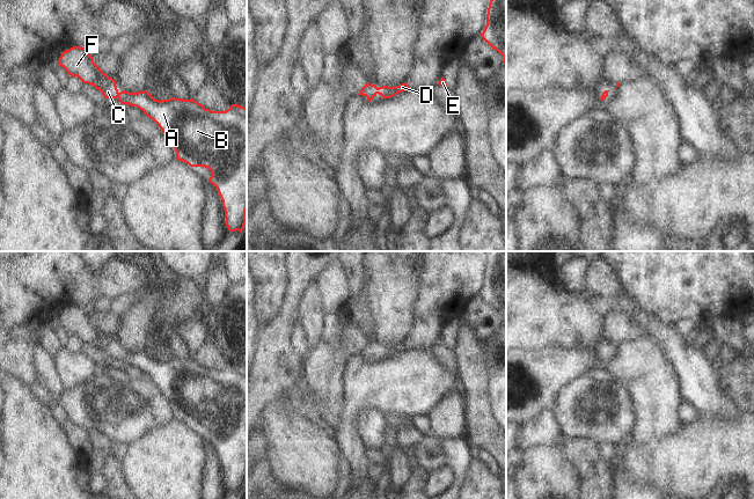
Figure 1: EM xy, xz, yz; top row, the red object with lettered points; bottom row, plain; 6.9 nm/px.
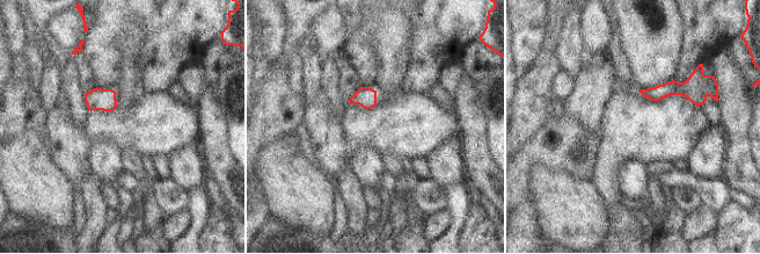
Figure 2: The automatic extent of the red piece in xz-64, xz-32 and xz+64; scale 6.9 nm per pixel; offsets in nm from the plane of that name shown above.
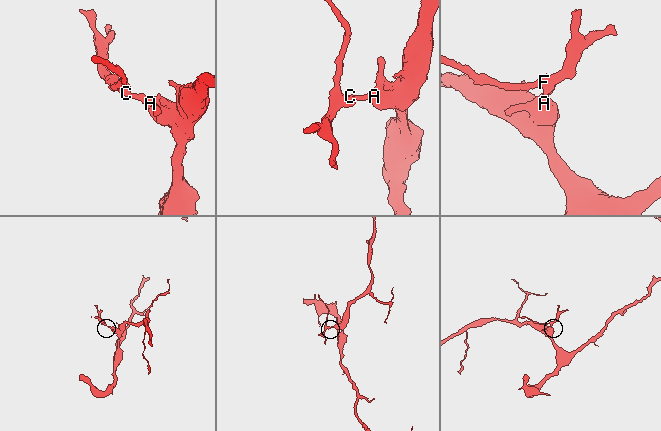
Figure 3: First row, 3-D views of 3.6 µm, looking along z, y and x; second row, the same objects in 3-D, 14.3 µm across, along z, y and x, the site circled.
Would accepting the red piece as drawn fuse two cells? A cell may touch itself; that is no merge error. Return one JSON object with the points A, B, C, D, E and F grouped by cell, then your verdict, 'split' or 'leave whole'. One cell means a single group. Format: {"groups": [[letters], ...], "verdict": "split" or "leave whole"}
{"groups": [["A", "B", "C", "D", "E", "F"]], "verdict": "leave whole"}

